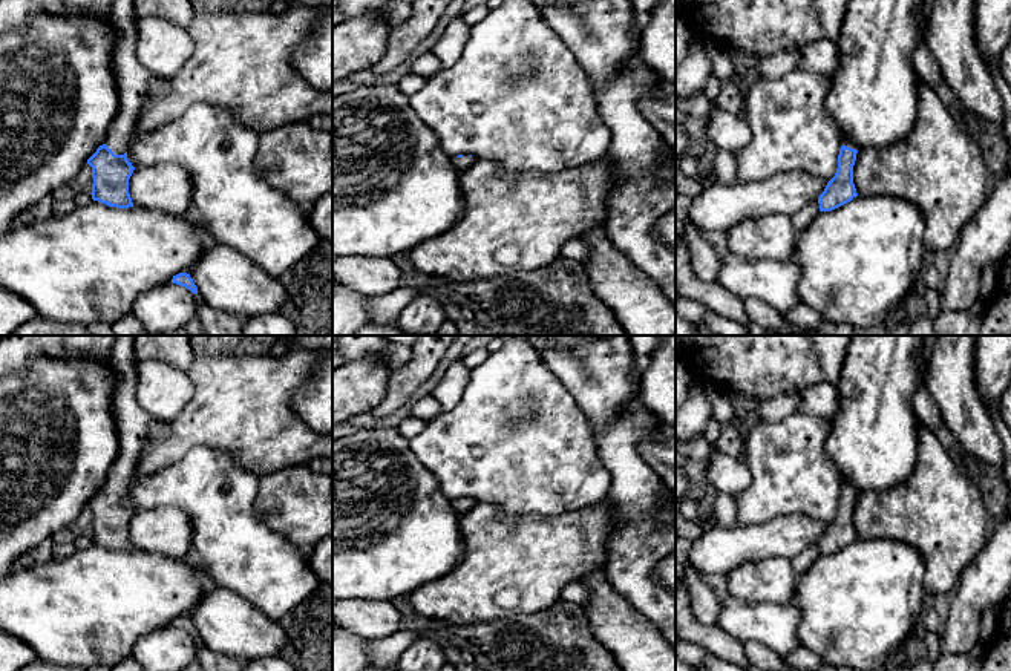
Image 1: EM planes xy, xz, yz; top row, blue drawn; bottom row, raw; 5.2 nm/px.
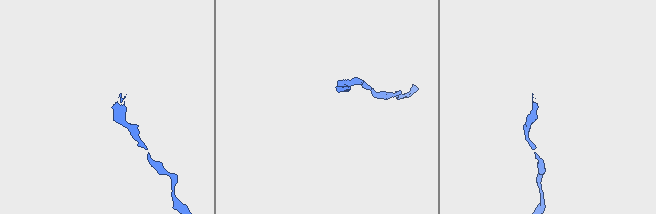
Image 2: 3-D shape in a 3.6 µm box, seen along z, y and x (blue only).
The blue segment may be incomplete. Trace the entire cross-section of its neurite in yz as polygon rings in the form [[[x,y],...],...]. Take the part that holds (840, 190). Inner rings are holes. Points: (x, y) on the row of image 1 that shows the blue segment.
[[[841,136],[838,169],[818,198],[820,211],[832,211],[858,196],[853,184],[856,153],[858,150],[855,142],[846,136]]]

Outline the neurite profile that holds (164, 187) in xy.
[[[161,162],[136,167],[129,179],[133,205],[173,216],[185,216],[191,208],[193,184],[178,164]]]

